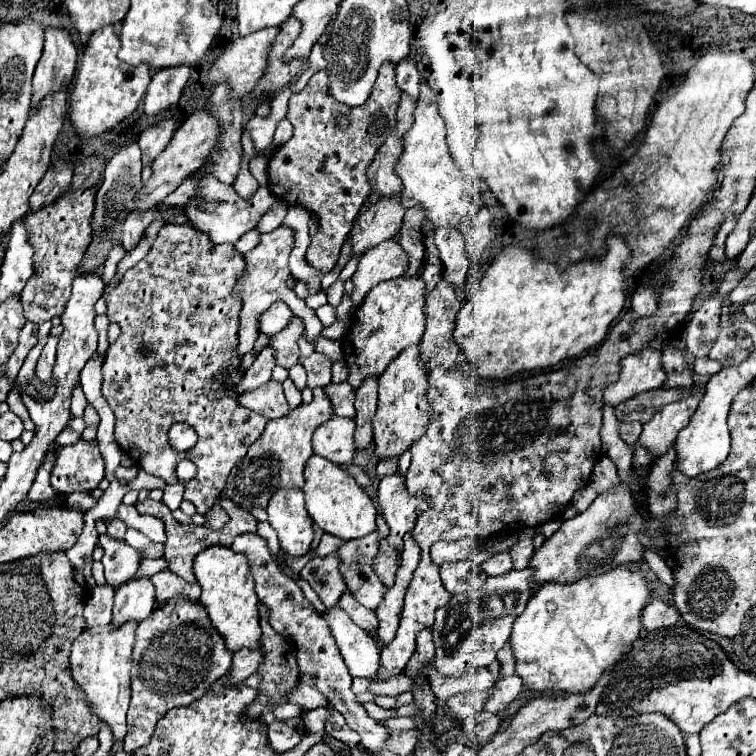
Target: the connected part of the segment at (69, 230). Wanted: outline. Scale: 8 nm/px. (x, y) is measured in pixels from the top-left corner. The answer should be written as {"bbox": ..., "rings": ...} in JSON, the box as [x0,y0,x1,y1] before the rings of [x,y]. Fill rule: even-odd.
{"bbox":[22,188,96,325],"rings":[[[96,188],[68,190],[54,202],[32,212],[26,220],[28,234],[34,246],[34,274],[22,290],[22,304],[27,321],[38,325],[61,316],[70,299],[72,280],[76,276],[76,266],[80,264],[84,250],[90,244],[90,218],[94,210]]]}

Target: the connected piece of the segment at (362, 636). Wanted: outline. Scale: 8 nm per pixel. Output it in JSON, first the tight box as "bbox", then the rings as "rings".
{"bbox":[320,604,380,676],"rings":[[[338,604],[332,608],[326,608],[320,616],[330,626],[330,632],[336,640],[336,646],[350,674],[374,676],[380,666],[380,650],[372,642],[372,638],[368,638],[368,634],[362,632],[360,626],[352,624],[350,616]]]}

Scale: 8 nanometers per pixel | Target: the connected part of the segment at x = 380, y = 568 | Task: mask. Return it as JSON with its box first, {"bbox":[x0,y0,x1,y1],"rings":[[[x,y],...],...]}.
{"bbox":[374,540,400,586],"rings":[[[380,540],[380,552],[374,560],[374,568],[376,568],[376,574],[380,576],[380,580],[384,580],[384,584],[394,586],[394,580],[396,580],[396,572],[400,568],[400,552],[396,548],[392,548],[388,544],[388,540]]]}

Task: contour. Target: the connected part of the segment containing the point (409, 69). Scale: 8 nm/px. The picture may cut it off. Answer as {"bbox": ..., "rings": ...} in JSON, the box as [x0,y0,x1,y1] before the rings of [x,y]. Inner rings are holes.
{"bbox":[396,58,420,100],"rings":[[[404,58],[398,66],[396,66],[396,84],[402,92],[408,92],[414,100],[418,98],[418,92],[420,92],[420,72],[414,64],[414,60],[410,58]]]}

